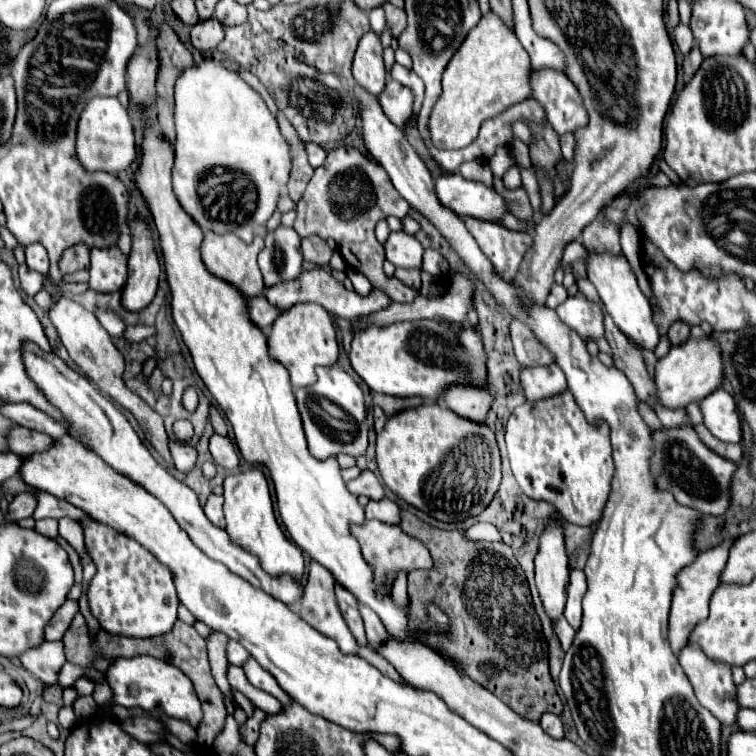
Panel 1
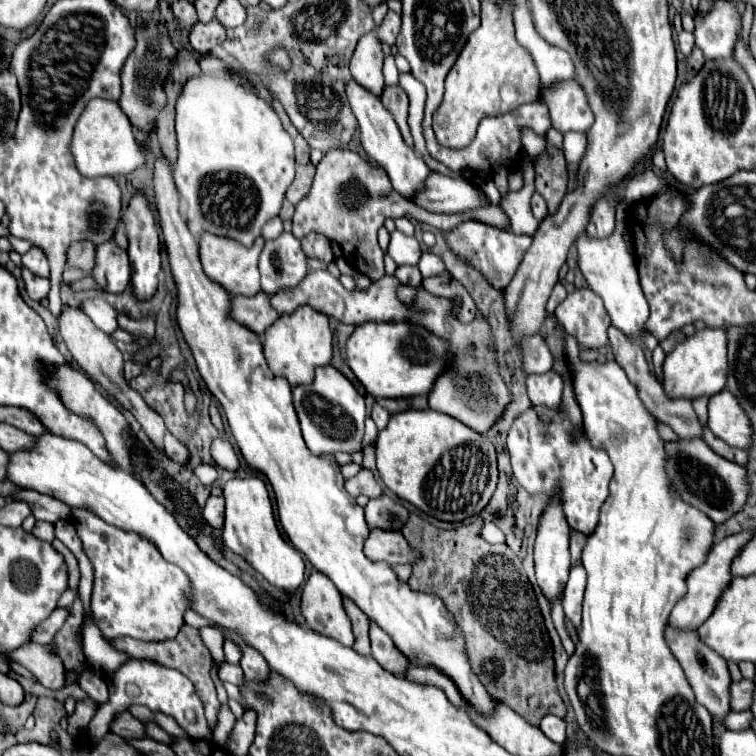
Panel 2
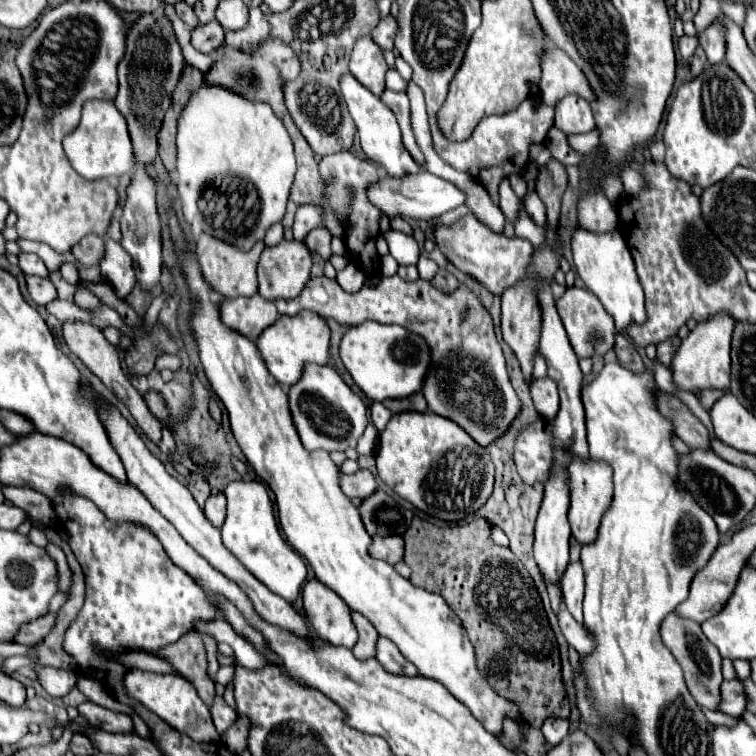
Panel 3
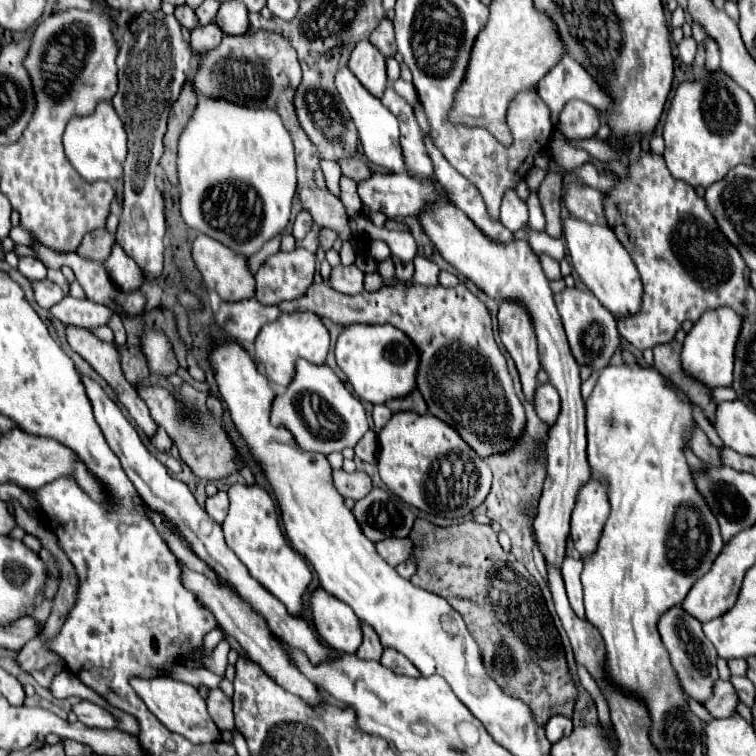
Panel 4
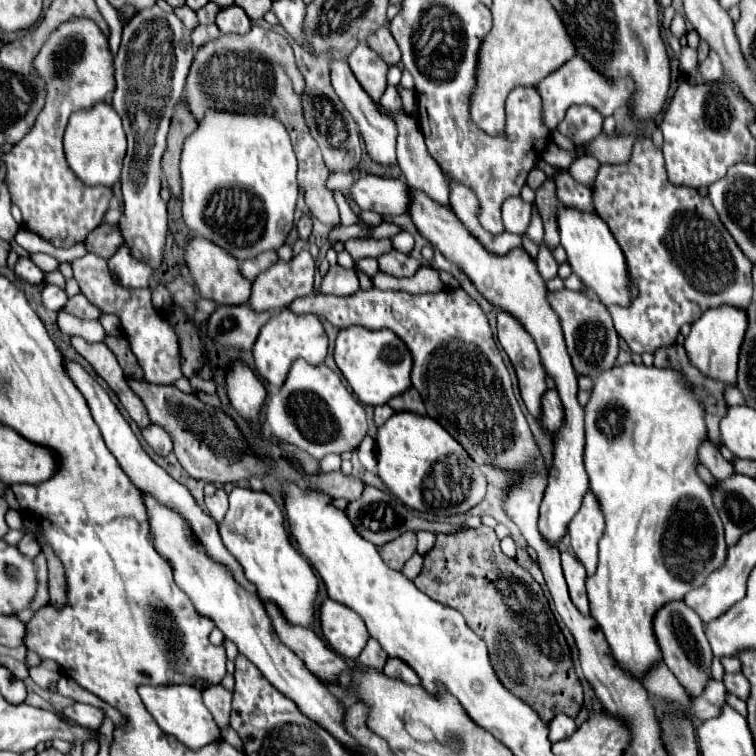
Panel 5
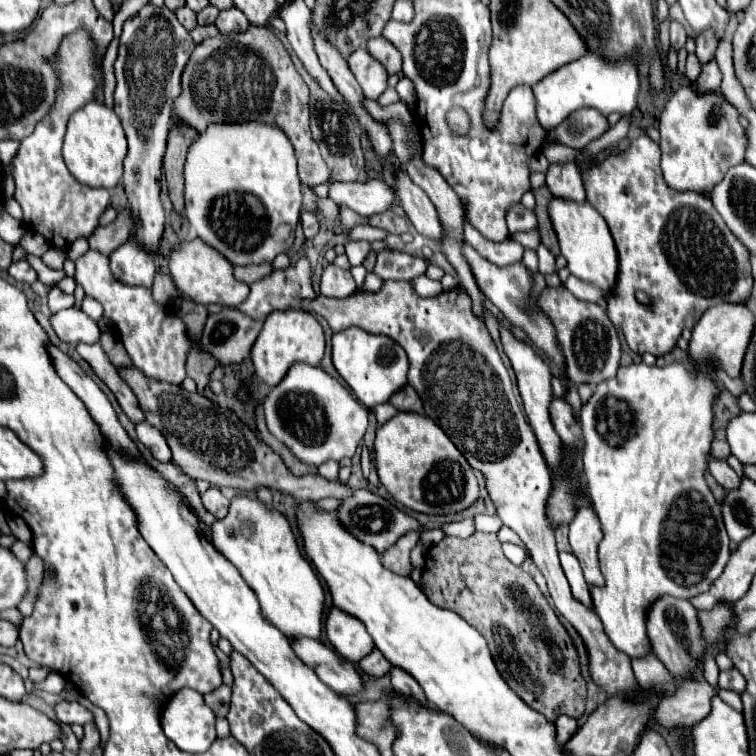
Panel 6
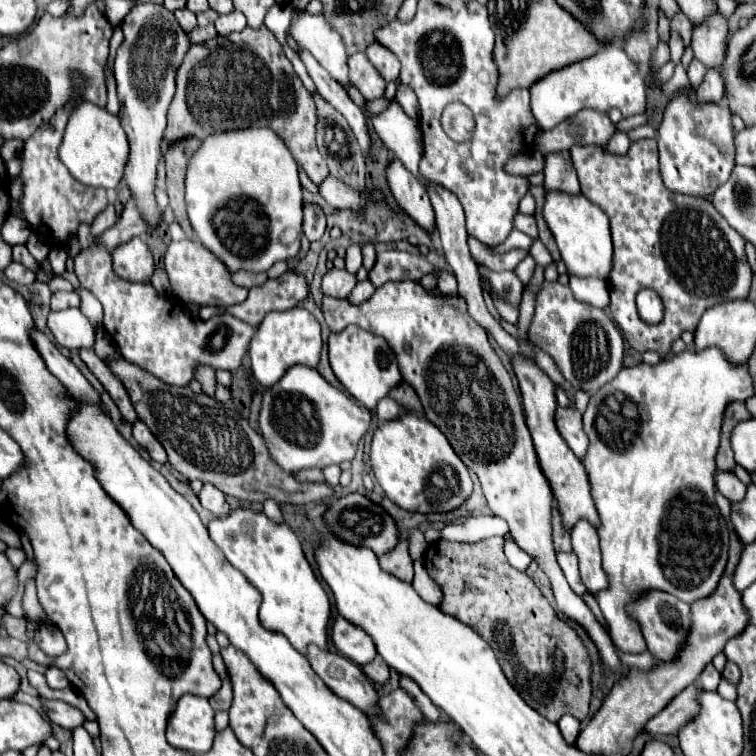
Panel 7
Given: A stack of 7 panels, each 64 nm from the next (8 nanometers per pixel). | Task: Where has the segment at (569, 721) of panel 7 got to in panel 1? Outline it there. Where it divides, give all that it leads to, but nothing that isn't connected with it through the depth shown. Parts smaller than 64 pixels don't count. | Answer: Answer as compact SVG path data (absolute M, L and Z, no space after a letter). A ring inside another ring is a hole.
M544 714L542 718L540 718L540 726L542 726L542 730L548 734L548 736L552 736L552 738L562 738L564 736L564 732L562 732L562 720L560 720L560 716L556 716L556 714Z

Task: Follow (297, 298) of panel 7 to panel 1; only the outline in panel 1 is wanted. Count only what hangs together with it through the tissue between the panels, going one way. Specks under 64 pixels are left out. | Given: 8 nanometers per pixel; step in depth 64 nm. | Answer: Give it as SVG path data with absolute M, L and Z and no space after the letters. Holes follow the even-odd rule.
M280 224L274 232L266 232L266 246L258 256L258 266L266 286L294 280L302 272L300 236L294 228Z

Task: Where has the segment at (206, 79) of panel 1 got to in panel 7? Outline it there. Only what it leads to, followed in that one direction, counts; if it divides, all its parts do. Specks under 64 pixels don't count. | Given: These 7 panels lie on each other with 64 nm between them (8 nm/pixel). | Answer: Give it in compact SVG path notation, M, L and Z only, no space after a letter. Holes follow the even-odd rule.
M244 128L206 136L198 152L188 160L186 208L196 238L214 252L230 272L262 272L276 260L288 260L298 254L302 228L302 184L288 146L270 128Z

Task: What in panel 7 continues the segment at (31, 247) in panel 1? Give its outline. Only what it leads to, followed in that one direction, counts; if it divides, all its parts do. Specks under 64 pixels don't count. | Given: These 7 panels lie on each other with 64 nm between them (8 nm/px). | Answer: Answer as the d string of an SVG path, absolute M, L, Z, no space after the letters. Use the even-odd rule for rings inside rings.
M12 262L12 264L4 270L4 274L6 274L10 280L14 280L14 282L18 282L18 284L26 284L26 286L30 286L30 284L36 280L34 272L32 272L30 268L26 268L24 264L20 264L20 262Z

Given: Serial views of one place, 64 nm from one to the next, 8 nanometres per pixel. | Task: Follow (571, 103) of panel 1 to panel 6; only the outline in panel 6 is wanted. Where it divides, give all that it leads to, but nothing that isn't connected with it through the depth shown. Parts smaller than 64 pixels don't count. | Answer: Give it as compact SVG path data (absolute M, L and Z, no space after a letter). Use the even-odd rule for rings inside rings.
M580 108L568 116L560 126L548 132L546 142L558 140L564 146L584 148L588 142L600 138L608 130L608 120L594 108Z

